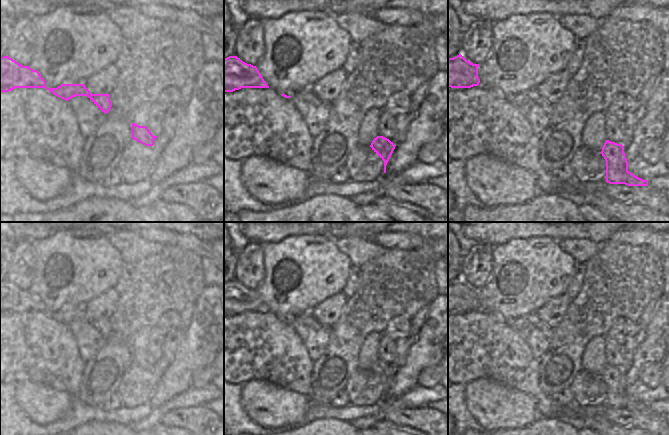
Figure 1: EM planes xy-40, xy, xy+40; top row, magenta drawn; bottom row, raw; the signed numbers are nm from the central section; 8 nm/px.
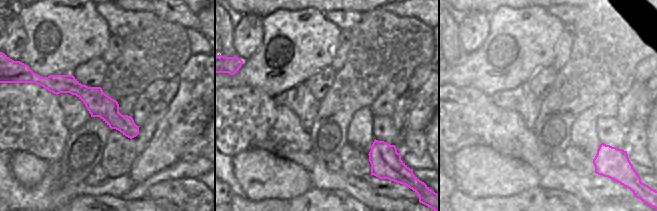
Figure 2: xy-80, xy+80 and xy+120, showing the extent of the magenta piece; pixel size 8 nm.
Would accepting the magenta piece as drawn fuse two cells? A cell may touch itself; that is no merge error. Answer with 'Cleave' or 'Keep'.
Keep.

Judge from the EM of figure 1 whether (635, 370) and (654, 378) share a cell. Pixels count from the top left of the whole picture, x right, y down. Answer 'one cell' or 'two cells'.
two cells

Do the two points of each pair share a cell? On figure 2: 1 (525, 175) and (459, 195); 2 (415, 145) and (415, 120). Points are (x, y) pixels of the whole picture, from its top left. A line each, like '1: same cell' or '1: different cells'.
1: different cells
2: different cells

